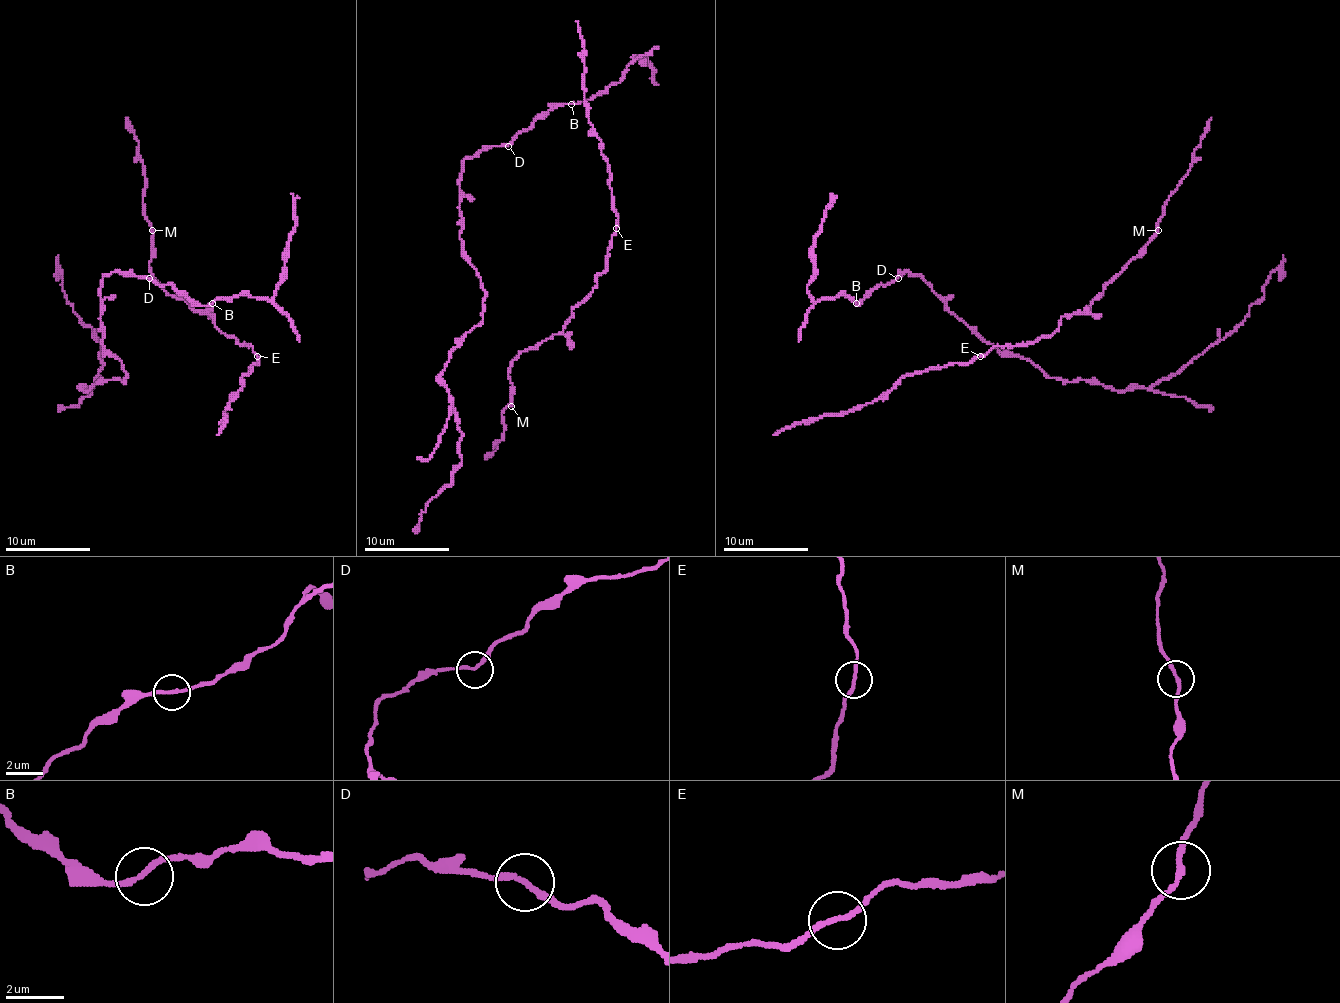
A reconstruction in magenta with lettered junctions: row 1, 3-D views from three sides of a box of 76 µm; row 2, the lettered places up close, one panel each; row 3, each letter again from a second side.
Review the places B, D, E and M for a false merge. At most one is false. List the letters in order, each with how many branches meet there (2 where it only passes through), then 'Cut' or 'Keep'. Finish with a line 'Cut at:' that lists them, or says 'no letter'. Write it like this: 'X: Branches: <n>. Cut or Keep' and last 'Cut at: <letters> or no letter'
B: Branches: 2. Keep
D: Branches: 2. Keep
E: Branches: 2. Keep
M: Branches: 2. Keep
Cut at: no letter

